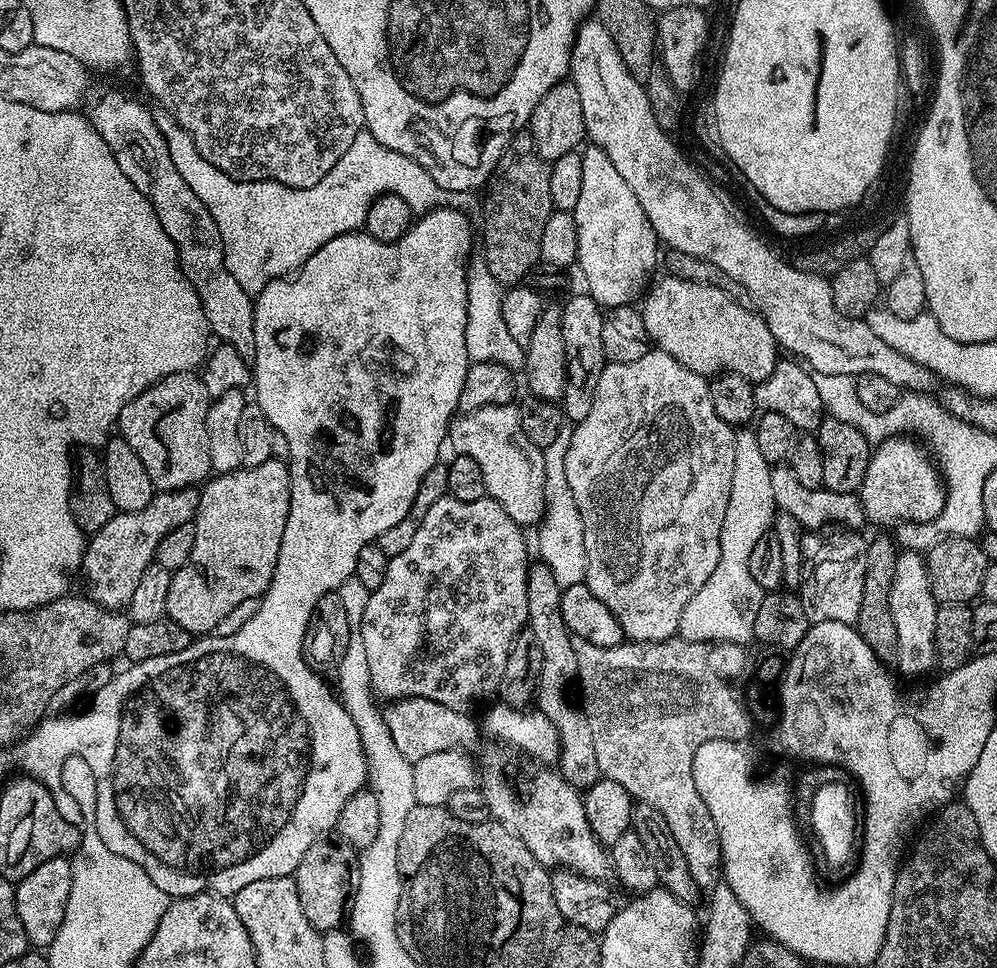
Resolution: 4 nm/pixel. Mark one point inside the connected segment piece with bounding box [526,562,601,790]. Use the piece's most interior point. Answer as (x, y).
(578, 764)

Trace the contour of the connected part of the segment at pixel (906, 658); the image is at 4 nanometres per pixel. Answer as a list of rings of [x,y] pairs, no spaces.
[[[904,550],[897,555],[894,582],[890,590],[890,614],[894,614],[894,626],[898,630],[898,658],[895,667],[901,668],[908,676],[920,676],[937,667],[936,647],[934,646],[934,622],[938,605],[930,590],[930,578],[925,557],[919,552]]]

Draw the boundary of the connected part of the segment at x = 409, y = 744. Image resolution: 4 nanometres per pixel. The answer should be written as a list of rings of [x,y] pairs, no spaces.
[[[412,696],[408,700],[397,700],[383,709],[386,726],[390,726],[390,738],[394,738],[394,746],[402,753],[402,758],[411,762],[426,758],[435,752],[450,752],[463,749],[464,744],[472,744],[476,740],[478,724],[467,716],[467,711],[451,708],[442,702],[427,700],[421,696]]]

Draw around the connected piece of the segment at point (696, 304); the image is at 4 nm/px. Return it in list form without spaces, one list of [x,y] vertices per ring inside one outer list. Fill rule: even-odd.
[[[665,275],[663,279],[658,282],[656,280],[647,289],[643,297],[644,304],[639,305],[642,322],[646,322],[648,339],[659,351],[670,354],[670,358],[682,362],[686,370],[694,370],[694,374],[705,378],[722,372],[733,372],[747,380],[759,382],[770,376],[778,361],[778,345],[774,334],[770,334],[770,326],[766,326],[759,311],[740,304],[727,292],[709,284],[686,282],[682,278],[670,275]]]

